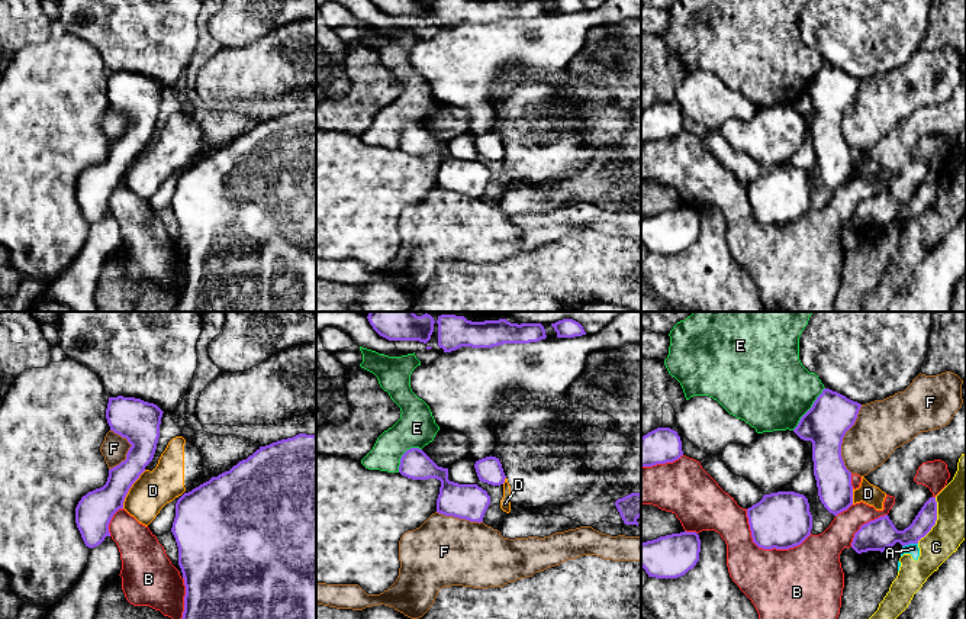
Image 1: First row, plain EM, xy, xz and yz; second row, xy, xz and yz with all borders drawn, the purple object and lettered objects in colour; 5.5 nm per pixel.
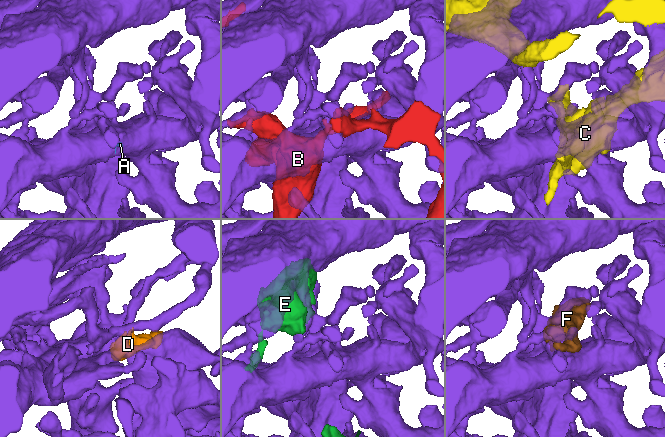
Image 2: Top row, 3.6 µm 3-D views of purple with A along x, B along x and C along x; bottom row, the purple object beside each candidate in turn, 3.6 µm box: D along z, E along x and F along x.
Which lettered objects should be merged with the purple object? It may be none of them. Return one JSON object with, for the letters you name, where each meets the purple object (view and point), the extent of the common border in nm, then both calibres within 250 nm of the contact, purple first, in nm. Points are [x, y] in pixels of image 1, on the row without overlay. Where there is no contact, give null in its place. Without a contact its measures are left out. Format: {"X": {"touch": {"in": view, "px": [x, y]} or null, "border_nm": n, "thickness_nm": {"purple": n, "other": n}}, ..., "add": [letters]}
{"add": []}

